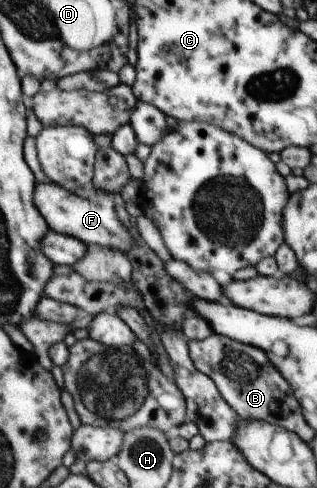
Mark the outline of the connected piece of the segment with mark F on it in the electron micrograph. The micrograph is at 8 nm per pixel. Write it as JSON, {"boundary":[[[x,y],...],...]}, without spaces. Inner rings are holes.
{"boundary":[[[46,181],[37,184],[33,202],[42,218],[49,224],[50,231],[73,236],[88,245],[118,249],[124,254],[137,245],[130,230],[116,218],[112,199],[106,193],[94,191],[91,196],[81,196]]]}

